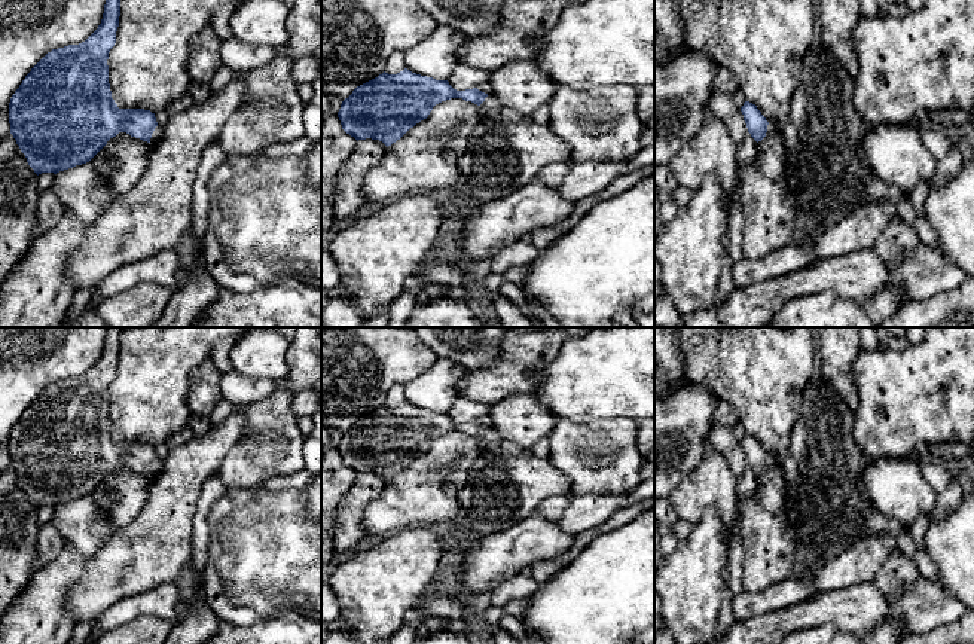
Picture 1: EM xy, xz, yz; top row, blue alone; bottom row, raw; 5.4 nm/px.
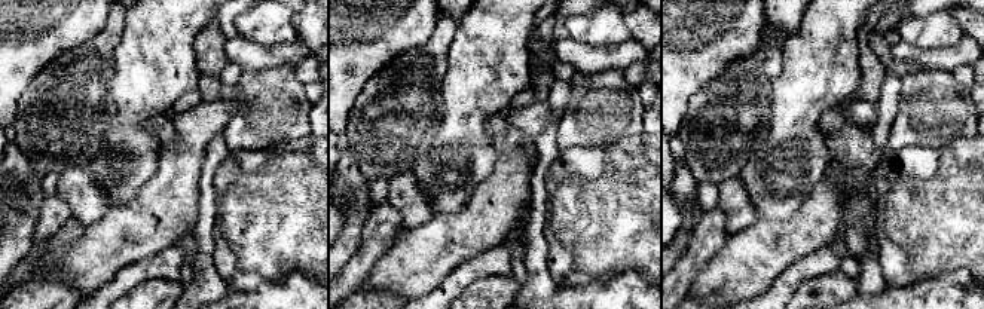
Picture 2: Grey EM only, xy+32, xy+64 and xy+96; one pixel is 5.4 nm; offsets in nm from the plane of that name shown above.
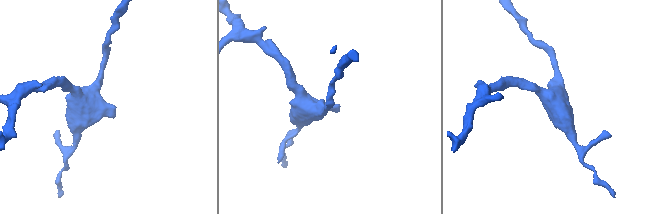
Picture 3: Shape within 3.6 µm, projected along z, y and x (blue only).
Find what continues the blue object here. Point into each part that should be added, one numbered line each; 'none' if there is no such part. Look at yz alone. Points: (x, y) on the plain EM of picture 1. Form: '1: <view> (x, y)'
1: yz (821, 467)

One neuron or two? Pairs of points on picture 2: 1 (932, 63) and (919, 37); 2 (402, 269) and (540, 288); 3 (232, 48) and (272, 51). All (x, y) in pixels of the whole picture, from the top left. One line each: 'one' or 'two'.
1: two
2: two
3: one

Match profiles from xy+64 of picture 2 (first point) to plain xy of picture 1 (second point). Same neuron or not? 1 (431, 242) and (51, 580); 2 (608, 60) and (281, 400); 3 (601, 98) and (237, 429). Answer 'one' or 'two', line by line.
1: two
2: two
3: two

